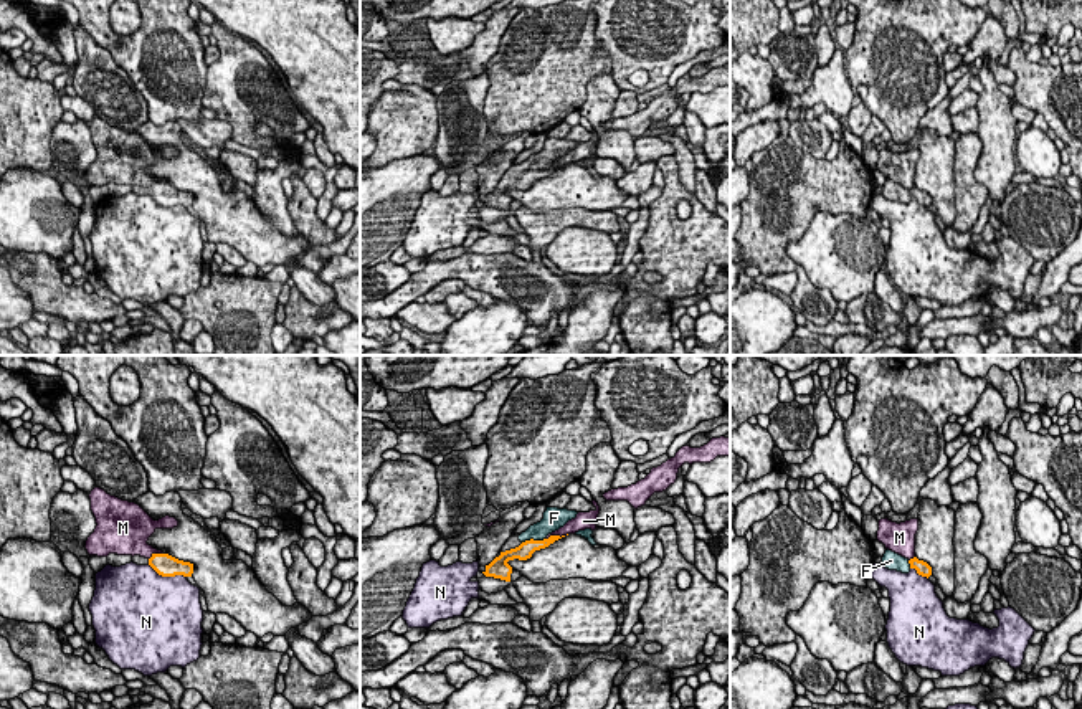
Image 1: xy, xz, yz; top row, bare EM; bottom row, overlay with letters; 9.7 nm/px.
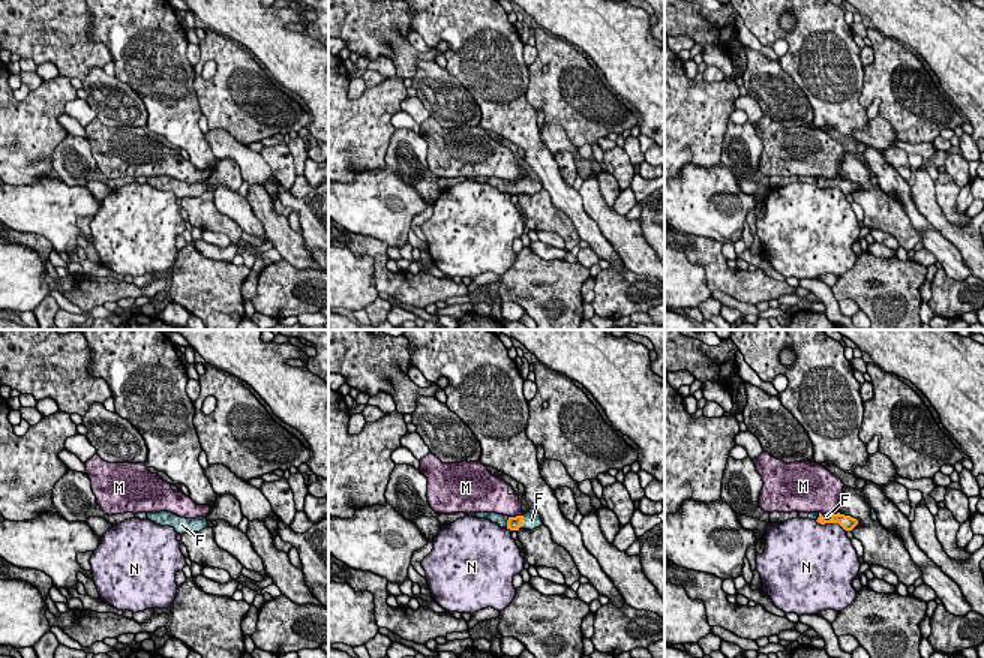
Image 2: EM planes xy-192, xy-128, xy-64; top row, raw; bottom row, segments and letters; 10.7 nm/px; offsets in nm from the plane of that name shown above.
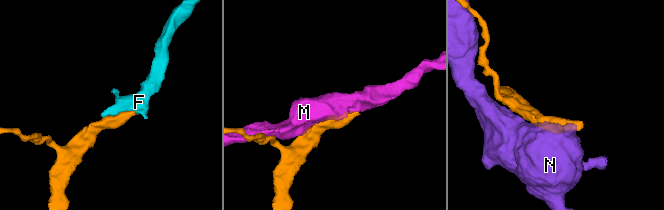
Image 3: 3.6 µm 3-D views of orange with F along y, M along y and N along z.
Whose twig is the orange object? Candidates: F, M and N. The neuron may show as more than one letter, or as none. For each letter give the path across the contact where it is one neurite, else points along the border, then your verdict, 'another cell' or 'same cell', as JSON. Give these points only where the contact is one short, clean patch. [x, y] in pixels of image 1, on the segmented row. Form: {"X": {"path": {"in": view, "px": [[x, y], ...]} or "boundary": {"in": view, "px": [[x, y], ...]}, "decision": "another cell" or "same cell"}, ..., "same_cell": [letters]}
{"F": {"decision": "same cell"}, "M": {"decision": "another cell"}, "N": {"decision": "another cell"}, "same_cell": ["F"]}

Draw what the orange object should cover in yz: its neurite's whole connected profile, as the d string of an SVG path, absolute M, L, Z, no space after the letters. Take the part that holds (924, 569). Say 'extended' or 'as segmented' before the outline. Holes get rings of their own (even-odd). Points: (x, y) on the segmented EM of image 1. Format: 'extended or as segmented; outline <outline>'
extended; outline M889 549L885 550L882 557L882 565L889 570L897 570L902 573L909 573L912 569L915 569L917 573L922 577L928 578L932 575L932 567L927 562L918 560L917 557L909 560Z

